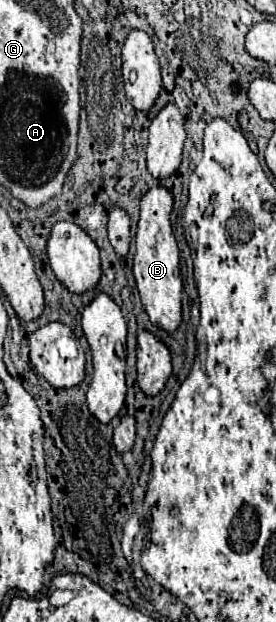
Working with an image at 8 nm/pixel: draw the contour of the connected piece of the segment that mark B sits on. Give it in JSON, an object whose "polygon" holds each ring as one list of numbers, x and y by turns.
{"polygon":[[154,186,140,198,140,220,136,230,136,254,134,254,134,278,140,300,150,316,150,322,166,332,174,332,182,320,182,280,178,276,180,250,170,226,172,194,166,186]]}

